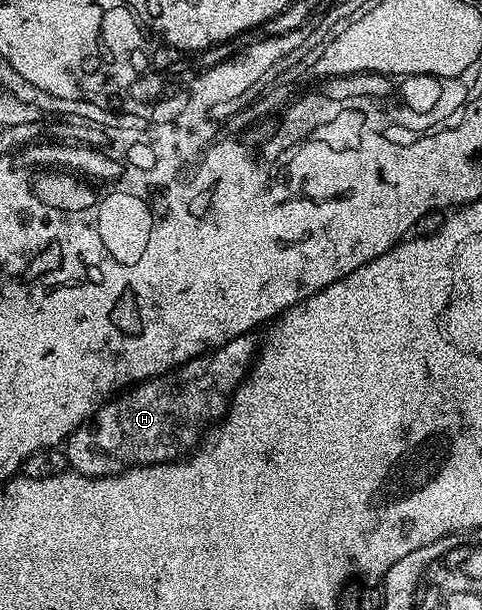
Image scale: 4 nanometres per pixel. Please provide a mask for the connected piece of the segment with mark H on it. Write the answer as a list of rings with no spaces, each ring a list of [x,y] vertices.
[[[254,333],[238,335],[223,347],[121,392],[67,437],[64,444],[67,464],[80,475],[105,479],[135,465],[178,461],[193,452],[204,435],[202,423],[209,419],[221,420],[228,406],[214,387],[236,389],[250,374],[260,350],[260,339],[256,336]]]

